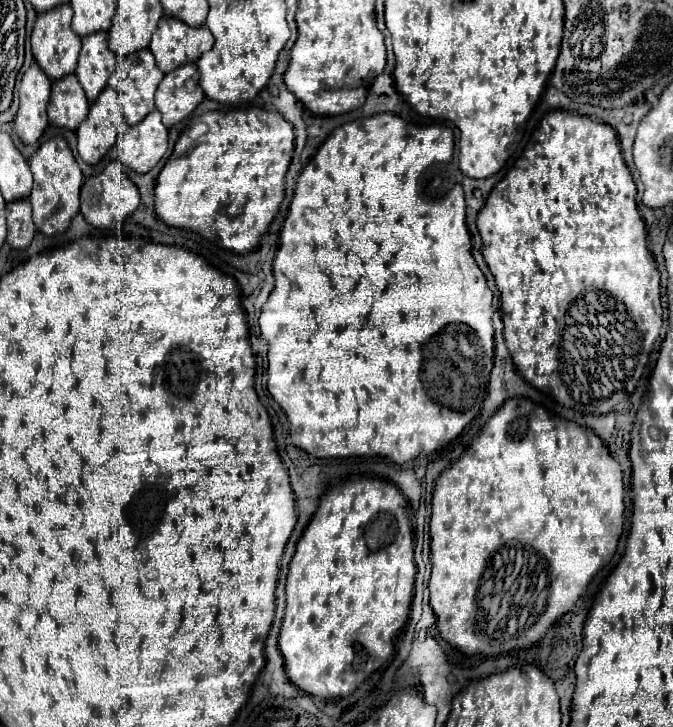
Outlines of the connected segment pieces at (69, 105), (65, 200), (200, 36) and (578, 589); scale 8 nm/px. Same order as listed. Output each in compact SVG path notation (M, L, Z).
M68 74L52 82L52 96L48 104L48 118L54 126L76 130L78 124L88 116L88 98L80 88L74 74Z
M54 136L46 140L30 158L30 170L34 174L34 188L30 194L30 204L32 204L32 218L34 218L36 228L46 236L64 232L70 226L72 216L78 214L80 210L78 194L82 186L82 170L76 164L66 138Z
M164 16L156 32L152 34L150 52L162 72L172 72L174 68L196 62L214 44L214 36L208 28L192 28L178 18Z
M510 398L506 400L492 418L484 424L480 436L464 450L464 454L454 460L436 480L432 492L432 516L430 516L430 562L432 576L428 582L430 606L438 618L438 630L454 648L464 654L502 654L516 648L528 648L536 644L542 634L568 610L574 608L576 600L586 590L592 576L610 562L616 552L618 538L624 528L624 484L622 468L610 456L602 440L588 428L578 426L576 422L562 420L552 416L540 404L536 406L528 398Z

